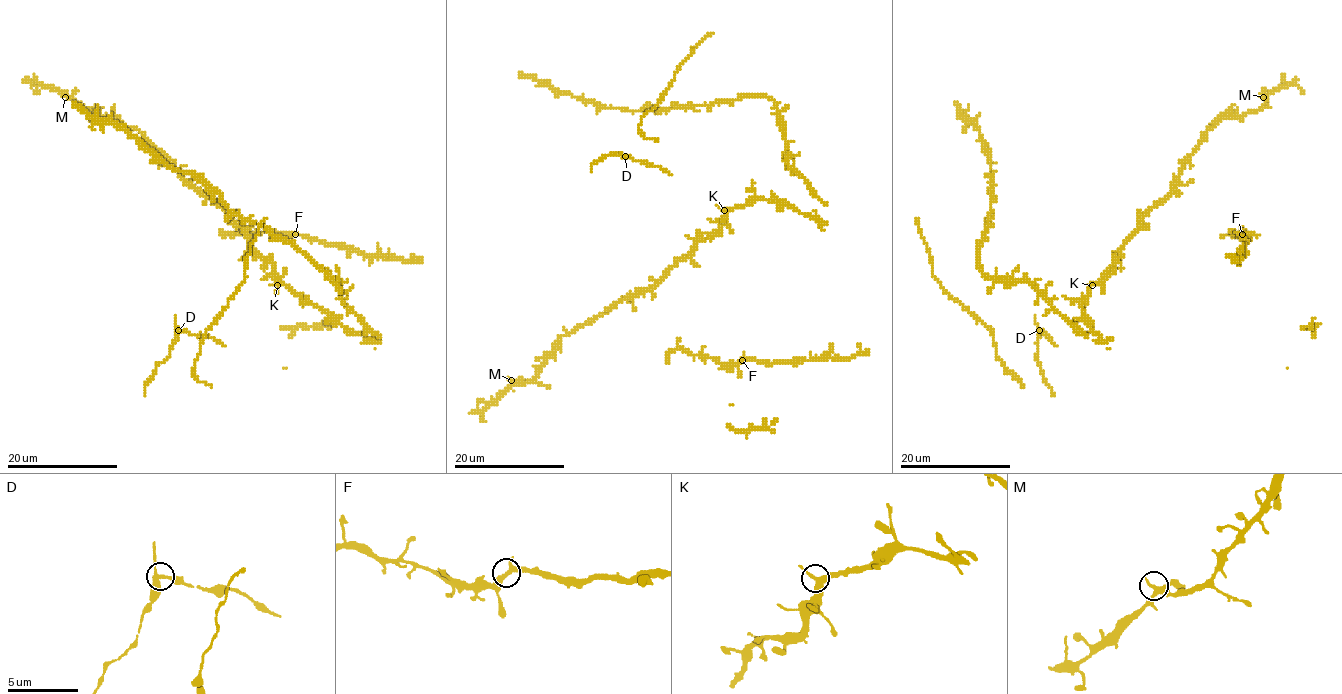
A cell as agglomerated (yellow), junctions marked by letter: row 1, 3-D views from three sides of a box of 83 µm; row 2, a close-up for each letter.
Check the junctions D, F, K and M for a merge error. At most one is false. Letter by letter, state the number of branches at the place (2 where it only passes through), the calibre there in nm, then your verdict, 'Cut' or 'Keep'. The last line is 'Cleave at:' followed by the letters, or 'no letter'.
D: Branches: 3. Thickness 280 nm. Cut
F: Branches: 3. Thickness 320 nm. Keep
K: Branches: 3. Thickness 300 nm. Keep
M: Branches: 3. Thickness 300 nm. Keep
Cleave at: D

